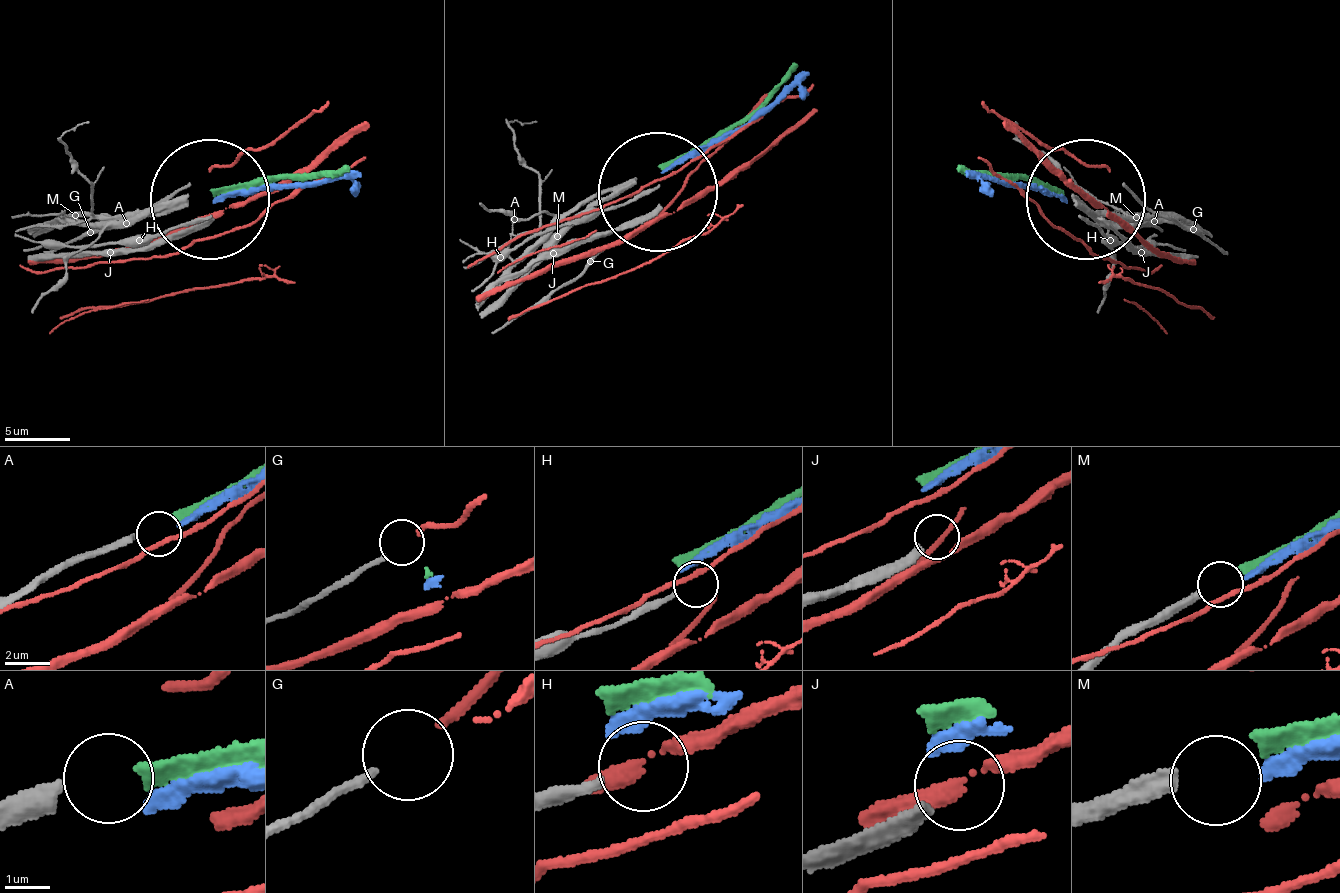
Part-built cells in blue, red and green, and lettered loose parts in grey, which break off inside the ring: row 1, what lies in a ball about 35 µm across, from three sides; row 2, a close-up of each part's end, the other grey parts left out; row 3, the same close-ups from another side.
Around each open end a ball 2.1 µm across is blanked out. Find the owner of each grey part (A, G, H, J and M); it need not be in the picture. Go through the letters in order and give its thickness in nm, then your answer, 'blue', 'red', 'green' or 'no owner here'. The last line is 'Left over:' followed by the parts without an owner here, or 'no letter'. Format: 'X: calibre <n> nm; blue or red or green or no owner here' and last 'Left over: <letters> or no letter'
A: calibre 320 nm; green
G: calibre 200 nm; red
H: calibre 220 nm; no owner here
J: calibre 360 nm; no owner here
M: calibre 360 nm; blue
Left over: H, J

